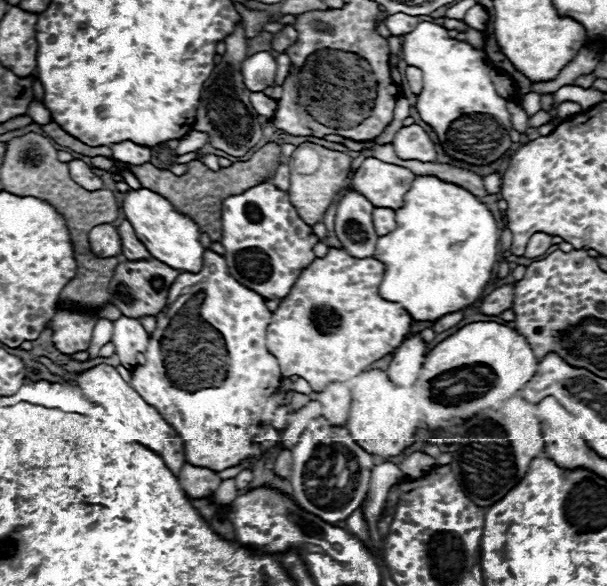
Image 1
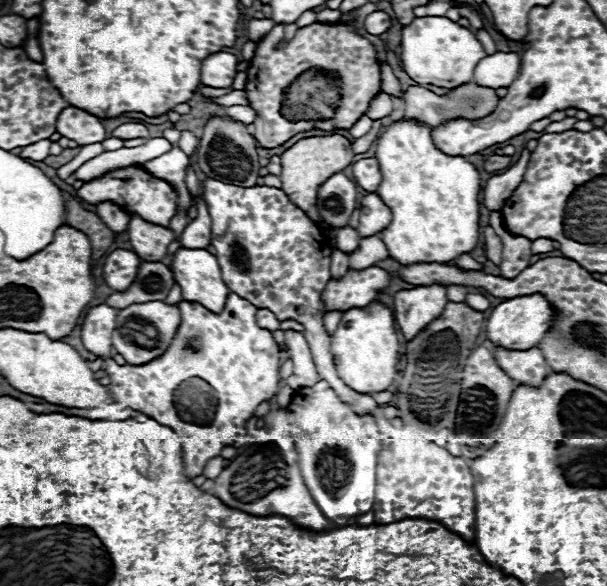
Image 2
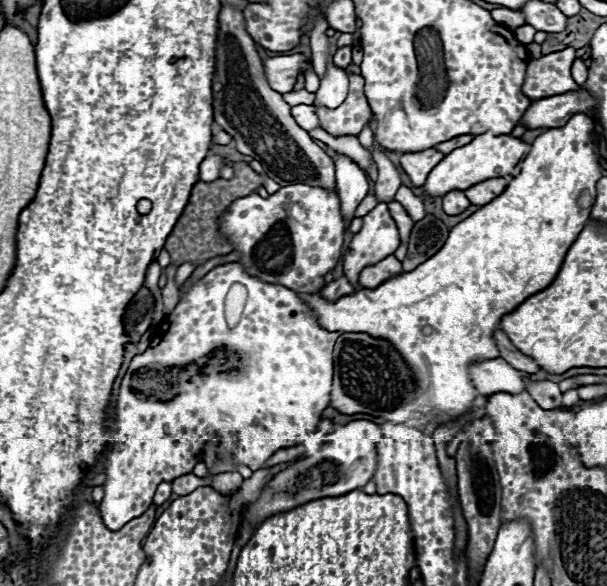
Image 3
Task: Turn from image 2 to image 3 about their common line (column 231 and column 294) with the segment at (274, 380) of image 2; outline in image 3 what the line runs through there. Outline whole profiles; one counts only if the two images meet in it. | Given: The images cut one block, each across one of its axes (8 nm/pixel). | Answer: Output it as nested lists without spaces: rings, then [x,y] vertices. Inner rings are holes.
[[[228,262],[222,266],[212,268],[206,276],[190,284],[176,308],[166,316],[166,320],[158,326],[158,336],[150,342],[148,350],[134,356],[130,362],[130,368],[122,380],[118,400],[116,400],[116,420],[114,420],[114,432],[108,436],[110,438],[110,454],[104,458],[104,468],[108,480],[104,482],[104,500],[100,502],[98,510],[102,516],[102,522],[108,530],[116,532],[120,530],[126,522],[132,518],[138,518],[148,510],[152,504],[154,492],[160,482],[172,482],[178,476],[190,474],[198,462],[202,462],[202,450],[208,440],[208,428],[216,428],[214,424],[218,422],[218,428],[226,428],[224,424],[220,426],[220,420],[216,418],[230,418],[230,428],[232,428],[232,438],[220,438],[218,444],[218,458],[232,456],[236,464],[248,466],[250,470],[260,470],[266,460],[276,454],[282,448],[292,448],[298,446],[310,432],[314,432],[322,420],[322,412],[330,406],[330,390],[332,390],[332,350],[334,342],[340,336],[338,332],[328,332],[324,330],[316,318],[310,314],[306,304],[298,298],[296,292],[280,286],[280,284],[268,284],[256,276],[248,276],[244,266],[240,262]],[[232,284],[244,284],[248,288],[248,300],[244,314],[240,322],[230,328],[224,318],[224,298],[226,292]],[[216,348],[226,348],[226,352],[236,354],[238,366],[230,372],[218,372],[216,366],[202,368],[204,372],[200,376],[188,378],[186,386],[180,386],[178,390],[172,390],[164,400],[154,400],[154,398],[140,398],[138,390],[130,388],[132,374],[136,374],[140,368],[198,368],[200,362],[206,360],[210,352]],[[232,398],[232,400],[228,400]],[[224,402],[226,402],[226,414],[224,416]],[[232,402],[232,404],[230,404]],[[210,404],[210,406],[208,406]],[[210,414],[210,416],[206,416]],[[214,418],[214,420],[212,420]],[[212,420],[212,422],[208,422]],[[208,424],[210,426],[208,426]],[[198,432],[206,436],[196,436]],[[116,448],[116,450],[112,450]]]

